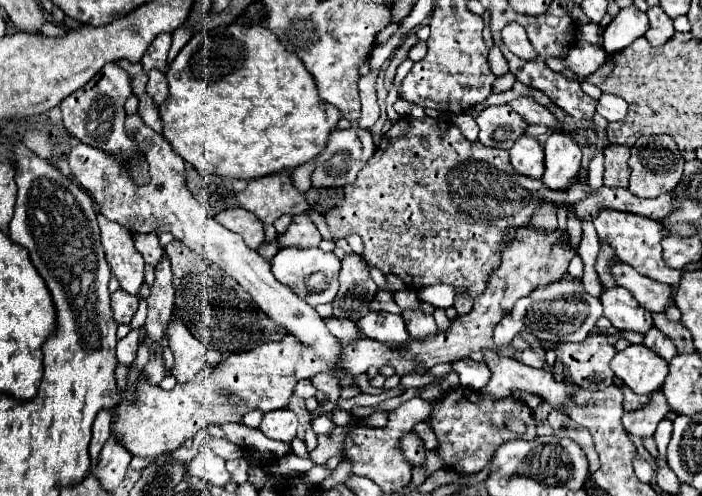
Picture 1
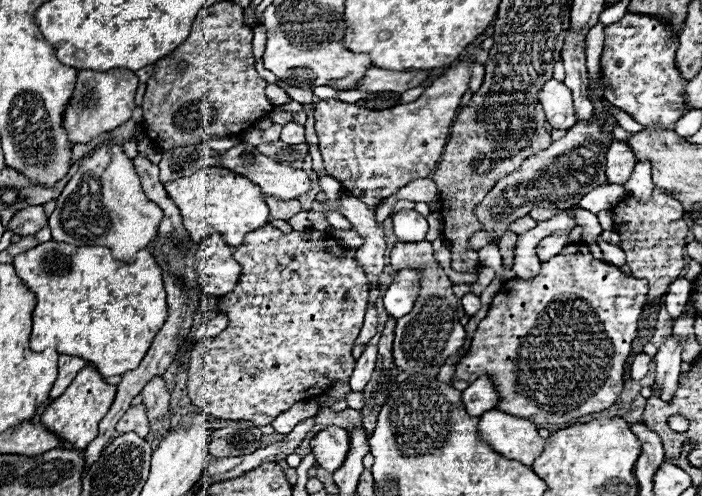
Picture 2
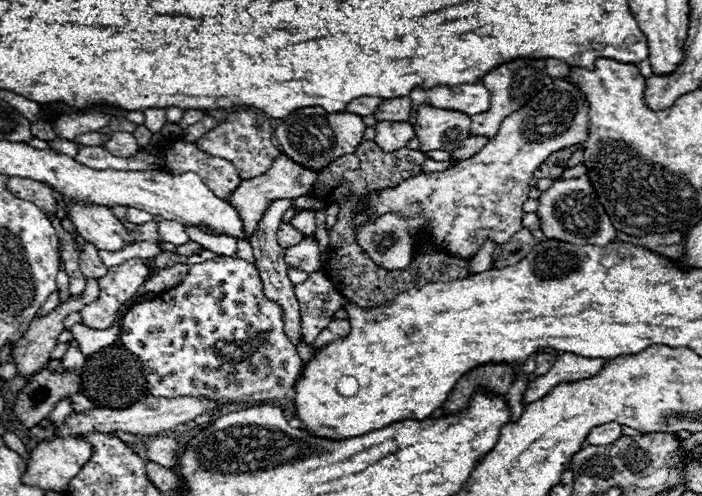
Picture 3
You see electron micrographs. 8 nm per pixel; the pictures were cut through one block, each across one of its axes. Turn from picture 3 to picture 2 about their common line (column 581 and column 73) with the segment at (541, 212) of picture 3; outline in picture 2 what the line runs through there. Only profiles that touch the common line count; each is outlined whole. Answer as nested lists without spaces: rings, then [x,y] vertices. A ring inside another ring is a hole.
[[[102,146],[88,156],[80,170],[62,190],[56,200],[56,210],[50,214],[52,240],[62,240],[74,246],[106,246],[120,262],[132,262],[142,248],[148,248],[158,234],[162,210],[150,202],[134,174],[132,160],[122,152],[122,146]]]

